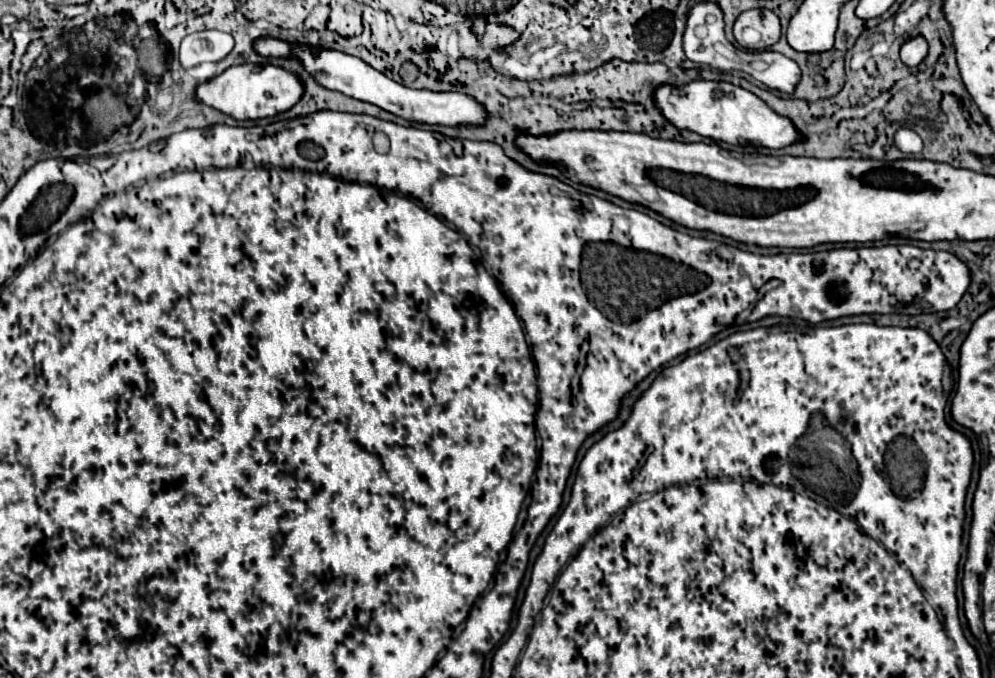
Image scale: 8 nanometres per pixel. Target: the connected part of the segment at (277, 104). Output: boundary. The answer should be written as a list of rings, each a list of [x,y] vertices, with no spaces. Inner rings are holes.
[[[239,64],[195,88],[195,100],[203,102],[235,120],[257,120],[289,110],[303,96],[303,84],[291,72],[279,66]]]

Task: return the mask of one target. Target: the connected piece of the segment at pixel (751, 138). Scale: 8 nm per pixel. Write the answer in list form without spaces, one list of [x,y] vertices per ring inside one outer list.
[[[695,80],[685,86],[659,86],[655,90],[655,102],[663,116],[679,130],[691,130],[701,136],[727,142],[727,144],[753,144],[765,148],[785,148],[785,144],[801,142],[803,136],[795,130],[795,124],[773,112],[755,94],[733,86],[729,82],[707,82]]]

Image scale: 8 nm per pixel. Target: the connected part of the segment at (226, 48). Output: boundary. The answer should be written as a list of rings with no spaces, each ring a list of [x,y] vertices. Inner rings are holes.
[[[203,30],[185,36],[181,42],[179,62],[183,68],[197,66],[201,62],[219,62],[233,50],[231,34],[219,30]]]

